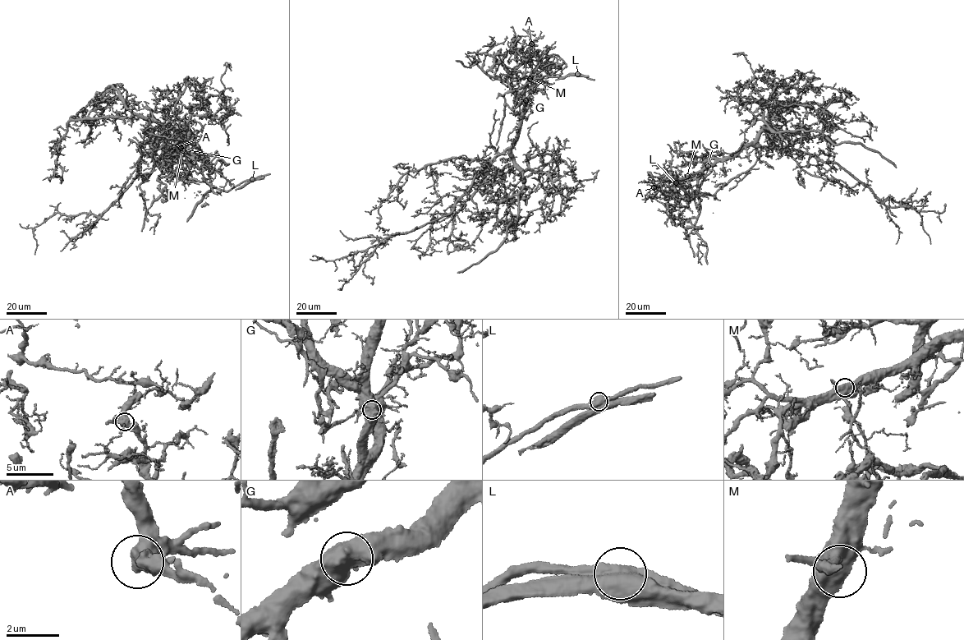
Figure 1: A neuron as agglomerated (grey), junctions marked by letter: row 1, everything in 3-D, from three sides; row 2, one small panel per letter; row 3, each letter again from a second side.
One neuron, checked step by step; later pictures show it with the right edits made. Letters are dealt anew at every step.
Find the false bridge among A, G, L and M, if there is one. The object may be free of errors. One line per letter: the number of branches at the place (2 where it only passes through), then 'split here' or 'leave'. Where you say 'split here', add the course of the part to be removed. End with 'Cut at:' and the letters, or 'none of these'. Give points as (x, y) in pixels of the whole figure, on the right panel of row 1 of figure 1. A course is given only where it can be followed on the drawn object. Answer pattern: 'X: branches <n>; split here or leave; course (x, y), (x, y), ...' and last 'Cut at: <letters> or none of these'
A: branches 2; leave
G: branches 2; leave
L: branches 1; split here; course (675, 181), (690, 200), (694, 196), (709, 194), (688, 194), (676, 204), (667, 205), (650, 197)
M: branches 2; leave
Cut at: L

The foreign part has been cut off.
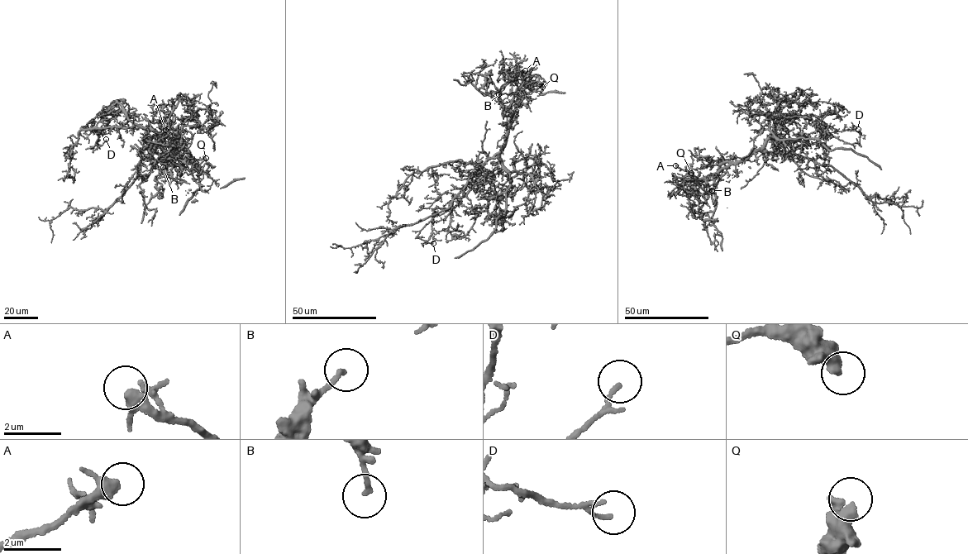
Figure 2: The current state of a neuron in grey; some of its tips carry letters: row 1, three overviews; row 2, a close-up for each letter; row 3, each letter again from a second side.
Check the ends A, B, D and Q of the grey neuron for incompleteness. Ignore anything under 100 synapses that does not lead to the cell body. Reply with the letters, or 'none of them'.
none of them

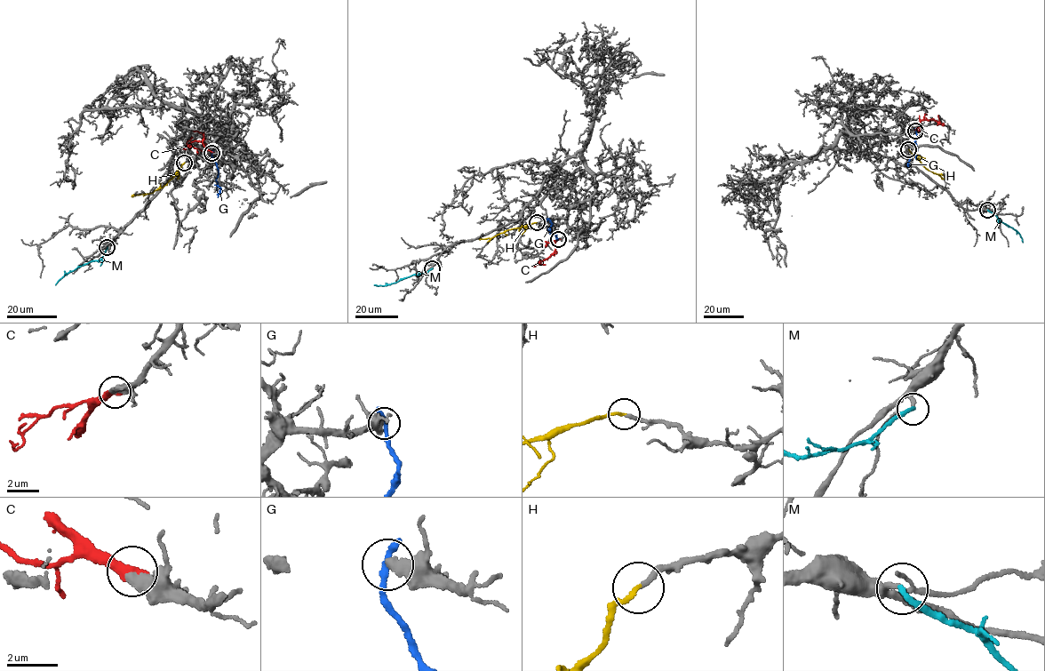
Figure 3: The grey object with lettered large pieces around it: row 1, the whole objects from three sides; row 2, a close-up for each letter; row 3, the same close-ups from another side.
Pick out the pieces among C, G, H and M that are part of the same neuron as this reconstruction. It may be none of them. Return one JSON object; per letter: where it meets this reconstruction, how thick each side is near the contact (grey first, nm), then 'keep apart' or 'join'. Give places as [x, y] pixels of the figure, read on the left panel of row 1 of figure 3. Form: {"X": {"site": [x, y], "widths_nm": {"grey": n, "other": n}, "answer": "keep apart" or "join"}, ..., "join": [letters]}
{"C": {"site": [212, 152], "widths_nm": {"grey": 360, "other": 400}, "answer": "join"}, "G": {"site": [211, 153], "widths_nm": {"grey": 340, "other": 360}, "answer": "keep apart"}, "H": {"site": [184, 163], "widths_nm": {"grey": 220, "other": 150}, "answer": "join"}, "M": {"site": [107, 247], "widths_nm": {"grey": 240, "other": 220}, "answer": "join"}, "join": ["C", "H", "M"]}

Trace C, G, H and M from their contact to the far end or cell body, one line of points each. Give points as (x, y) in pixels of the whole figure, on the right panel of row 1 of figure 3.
C: (914, 130), (921, 120), (938, 122), (937, 115)
G: (915, 130), (917, 151), (910, 158), (908, 167)
H: (908, 149), (926, 168), (943, 179)
M: (988, 210), (1019, 234), (1023, 243)

